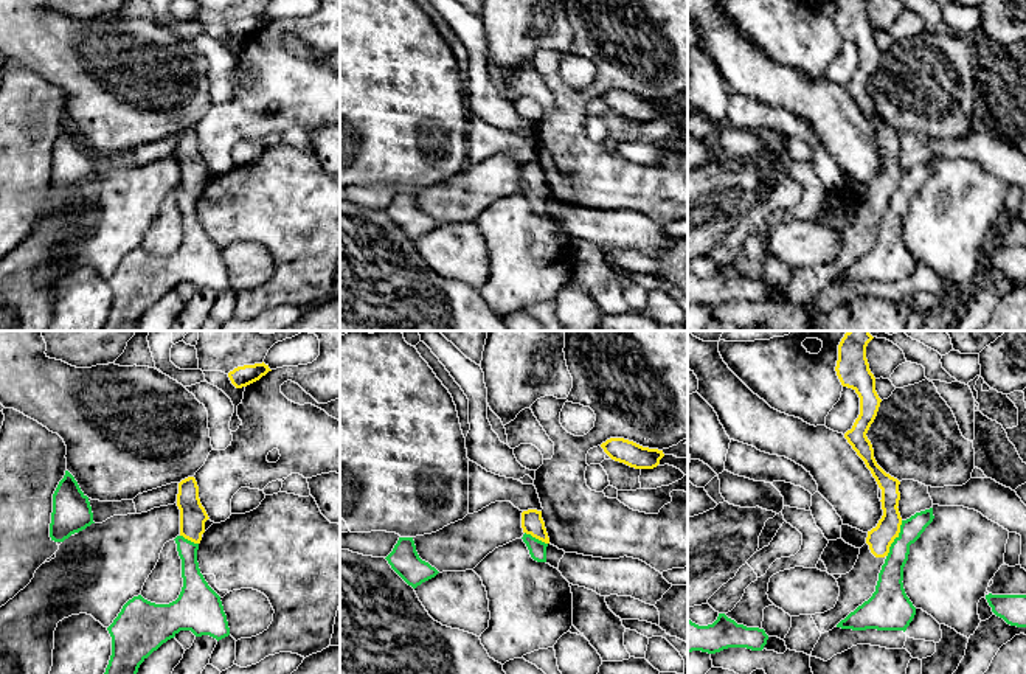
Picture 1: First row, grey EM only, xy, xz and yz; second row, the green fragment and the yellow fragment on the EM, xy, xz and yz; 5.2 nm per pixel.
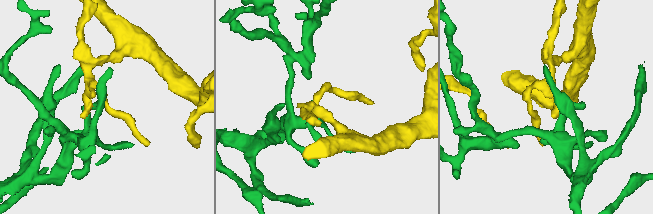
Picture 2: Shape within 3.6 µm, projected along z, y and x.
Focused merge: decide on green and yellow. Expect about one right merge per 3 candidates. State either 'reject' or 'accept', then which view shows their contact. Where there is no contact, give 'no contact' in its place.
reject | yz

